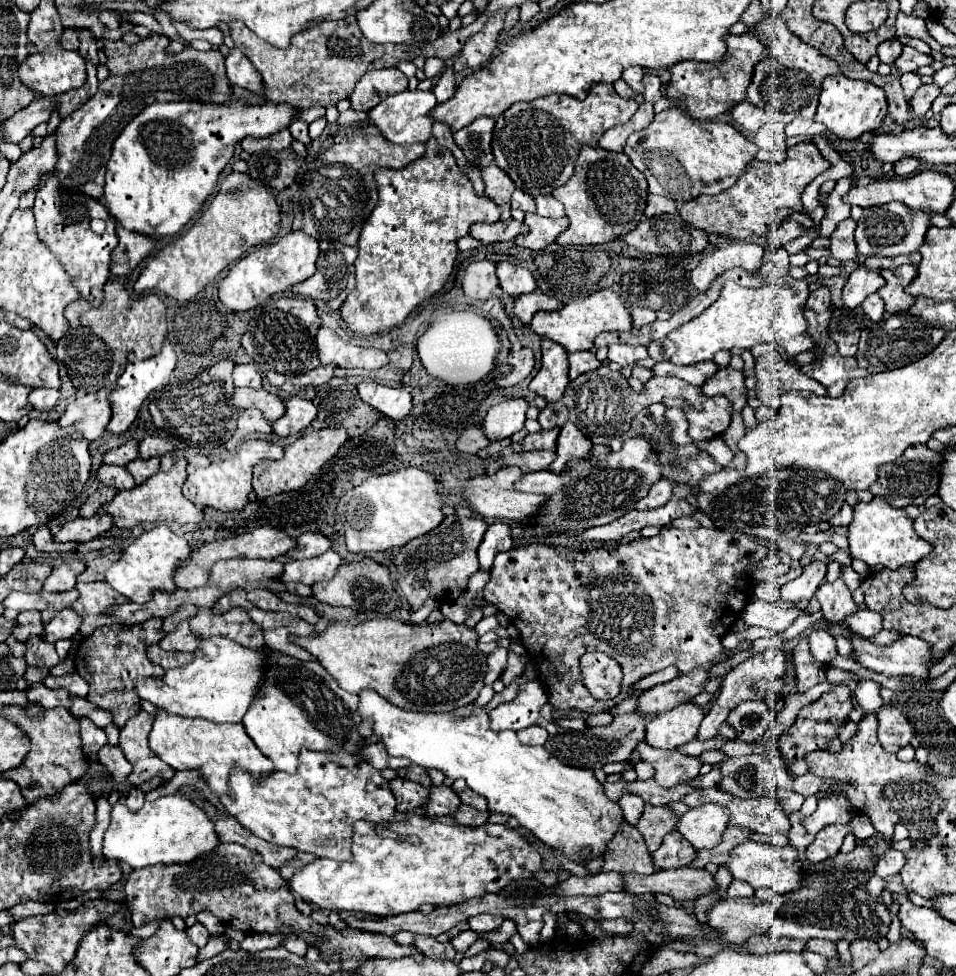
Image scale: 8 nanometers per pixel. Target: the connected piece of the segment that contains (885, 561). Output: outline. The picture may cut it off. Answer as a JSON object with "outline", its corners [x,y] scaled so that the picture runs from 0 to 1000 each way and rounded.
{"outline":[[[914,509],[910,515],[900,513],[893,519],[893,534],[889,536],[887,544],[891,569],[906,579],[925,579],[929,583],[939,583],[944,579],[958,579],[975,565],[975,558],[958,548],[956,534],[948,528],[948,524],[929,517],[929,513],[923,509]]]}

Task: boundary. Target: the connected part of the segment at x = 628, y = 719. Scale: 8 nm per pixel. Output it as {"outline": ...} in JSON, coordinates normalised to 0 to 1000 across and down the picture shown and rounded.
{"outline":[[[659,728],[659,731],[642,733],[642,739],[632,745],[617,745],[611,749],[588,747],[588,751],[579,753],[579,774],[584,774],[584,778],[588,778],[588,782],[596,782],[596,784],[603,784],[609,788],[619,788],[619,790],[623,790],[636,782],[657,780],[661,776],[661,769],[665,767],[665,763],[674,759],[676,743],[684,735],[686,733],[682,733],[682,731]]]}

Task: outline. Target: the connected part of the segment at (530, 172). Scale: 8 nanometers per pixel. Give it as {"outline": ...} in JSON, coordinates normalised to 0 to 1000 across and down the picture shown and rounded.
{"outline":[[[621,87],[611,103],[594,97],[575,97],[556,106],[538,106],[519,122],[515,136],[519,169],[529,175],[542,194],[556,202],[573,200],[598,181],[609,149],[626,151],[630,136],[642,128],[657,126],[665,112],[665,103],[651,101],[640,87]]]}

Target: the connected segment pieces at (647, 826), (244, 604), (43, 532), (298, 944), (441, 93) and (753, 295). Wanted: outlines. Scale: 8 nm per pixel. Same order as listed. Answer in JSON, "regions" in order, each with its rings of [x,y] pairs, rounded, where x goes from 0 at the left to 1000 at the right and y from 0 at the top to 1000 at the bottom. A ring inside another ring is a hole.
{"regions":[[[[676,823],[676,829],[667,841],[667,851],[672,851],[676,866],[680,868],[680,874],[686,872],[686,868],[692,864],[692,860],[707,849],[711,837],[701,827],[686,827]]],[[[245,603],[243,608],[241,608],[241,614],[243,614],[243,620],[245,622],[253,622],[253,624],[266,624],[266,620],[257,614],[257,606],[253,606],[253,603]]],[[[42,540],[36,546],[33,554],[36,554],[36,560],[40,565],[48,565],[48,567],[67,567],[67,565],[79,563],[79,556],[56,556],[56,550],[54,550],[50,540]]],[[[301,958],[299,962],[295,962],[293,968],[295,968],[297,972],[301,972],[303,976],[314,978],[314,981],[318,981],[318,978],[320,978],[320,972],[322,972],[322,966],[320,966],[314,958]]],[[[473,69],[464,71],[462,79],[458,81],[458,85],[456,85],[456,89],[452,93],[454,93],[458,106],[464,106],[467,101],[471,101],[475,97],[475,93],[477,93],[477,75],[475,75]]],[[[822,286],[820,292],[797,292],[793,296],[785,296],[785,294],[776,294],[768,288],[759,288],[755,294],[753,304],[728,327],[715,331],[713,335],[709,335],[705,341],[701,341],[699,345],[709,353],[709,362],[705,364],[705,372],[707,374],[726,374],[732,370],[743,370],[747,366],[747,362],[751,362],[753,358],[787,358],[793,351],[808,351],[818,356],[824,364],[835,364],[839,360],[847,360],[851,358],[851,349],[849,345],[843,341],[843,325],[841,325],[841,313],[845,306],[845,290],[843,286]]]]}

